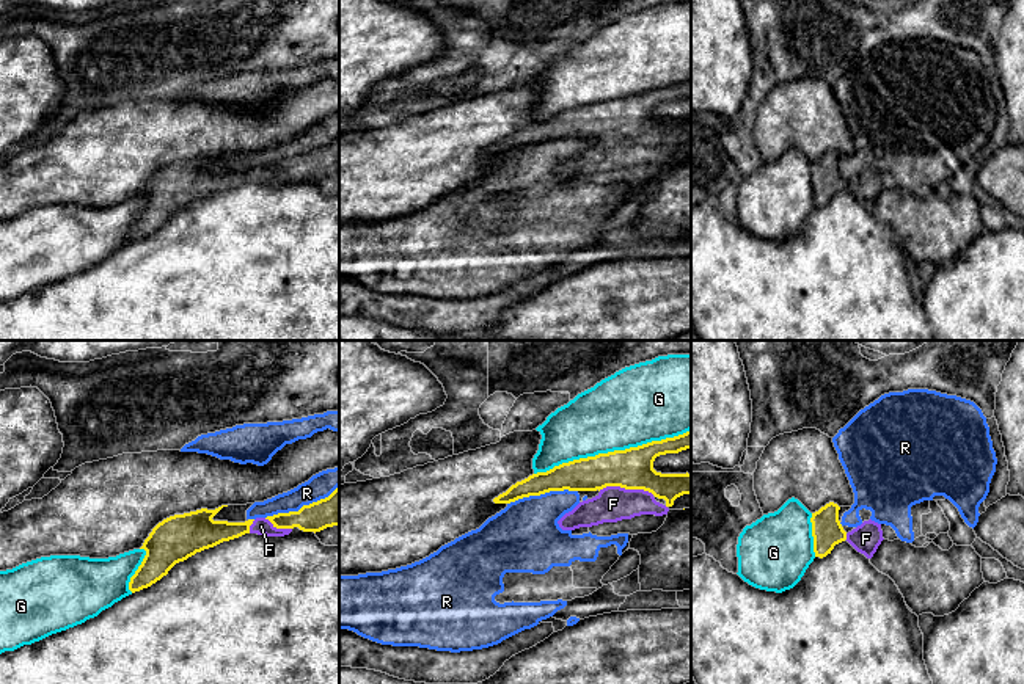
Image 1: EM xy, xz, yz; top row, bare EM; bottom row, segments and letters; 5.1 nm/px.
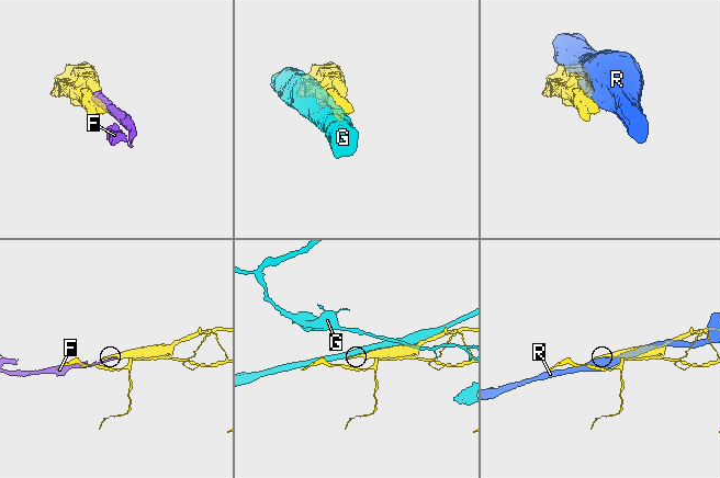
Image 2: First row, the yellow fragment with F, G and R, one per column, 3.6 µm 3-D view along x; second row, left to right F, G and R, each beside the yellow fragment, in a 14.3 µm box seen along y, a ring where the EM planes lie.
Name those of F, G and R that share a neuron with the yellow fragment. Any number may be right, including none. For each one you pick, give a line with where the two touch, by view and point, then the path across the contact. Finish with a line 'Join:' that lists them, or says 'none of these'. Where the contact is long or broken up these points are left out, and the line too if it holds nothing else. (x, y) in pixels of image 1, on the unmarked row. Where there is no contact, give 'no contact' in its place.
F: contact xz (627, 137)
Join: F

